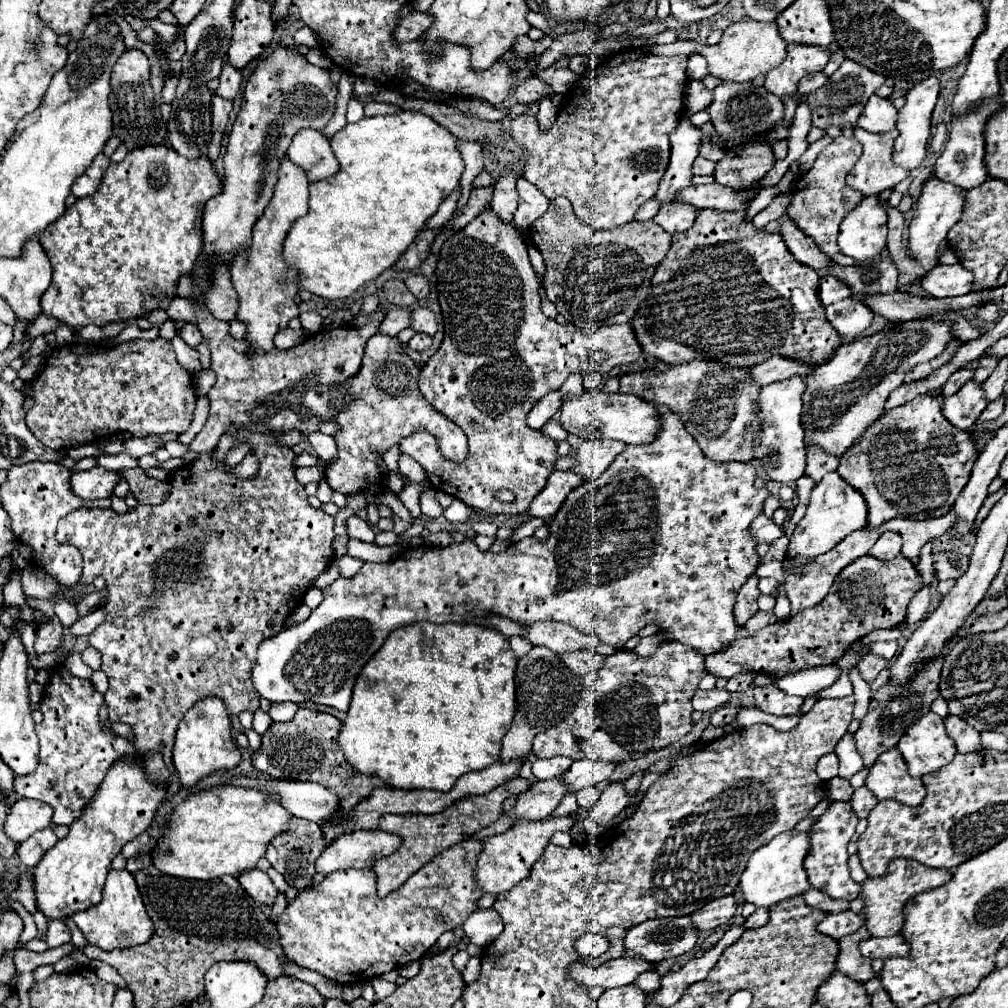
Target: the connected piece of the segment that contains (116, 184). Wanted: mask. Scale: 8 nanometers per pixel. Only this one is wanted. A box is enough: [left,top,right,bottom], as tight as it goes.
[39,146,221,328]

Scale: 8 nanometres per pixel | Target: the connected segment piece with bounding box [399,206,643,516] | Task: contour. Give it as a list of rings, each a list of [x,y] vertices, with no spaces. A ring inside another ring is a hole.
[[[487,206],[487,212],[481,212],[475,220],[471,220],[463,230],[455,232],[453,236],[449,236],[441,248],[441,254],[439,254],[439,262],[437,262],[437,270],[435,270],[435,276],[437,276],[437,292],[439,292],[439,306],[441,306],[441,314],[443,314],[443,324],[445,324],[445,338],[441,342],[441,346],[437,348],[437,352],[429,358],[429,362],[421,368],[421,378],[419,378],[419,390],[421,394],[427,398],[427,402],[443,412],[449,420],[453,420],[457,426],[461,426],[461,430],[467,434],[469,438],[469,456],[455,464],[455,462],[449,462],[445,458],[441,458],[439,452],[427,452],[427,436],[407,436],[401,440],[401,452],[413,456],[427,472],[427,478],[431,482],[431,486],[435,490],[441,490],[441,492],[447,492],[459,500],[463,500],[465,504],[469,504],[471,508],[475,510],[481,510],[481,512],[487,512],[487,514],[523,514],[529,506],[529,502],[537,496],[537,492],[543,490],[545,482],[547,482],[547,476],[553,472],[553,464],[557,460],[557,442],[545,438],[539,430],[533,430],[525,424],[525,416],[527,412],[533,408],[535,402],[539,402],[547,392],[551,390],[559,390],[561,384],[567,380],[569,374],[573,372],[579,372],[579,374],[587,374],[591,370],[599,370],[599,372],[609,372],[611,368],[615,366],[621,366],[621,364],[631,364],[635,362],[639,356],[641,356],[641,344],[637,342],[635,338],[635,332],[629,324],[613,324],[613,326],[603,326],[603,328],[595,328],[595,330],[587,330],[587,328],[575,328],[573,324],[557,324],[555,320],[547,318],[543,312],[541,312],[541,294],[539,294],[539,288],[541,288],[541,278],[539,274],[535,272],[533,264],[529,262],[529,256],[527,256],[527,244],[523,242],[521,234],[517,232],[517,228],[513,224],[503,224],[503,220],[499,220],[499,216],[495,216],[491,212],[491,206]],[[589,350],[601,350],[607,354],[607,358],[597,366],[593,368],[593,364],[589,362]],[[497,490],[511,490],[515,494],[515,502],[501,502],[501,500],[495,500],[495,492]]]

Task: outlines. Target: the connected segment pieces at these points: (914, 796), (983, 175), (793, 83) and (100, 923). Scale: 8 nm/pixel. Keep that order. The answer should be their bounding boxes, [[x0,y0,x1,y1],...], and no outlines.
[[865,748,925,806],[935,98,999,190],[765,44,829,98],[73,870,153,950]]

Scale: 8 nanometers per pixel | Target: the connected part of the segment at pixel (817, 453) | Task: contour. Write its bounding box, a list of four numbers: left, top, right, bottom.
[805,448,839,482]

